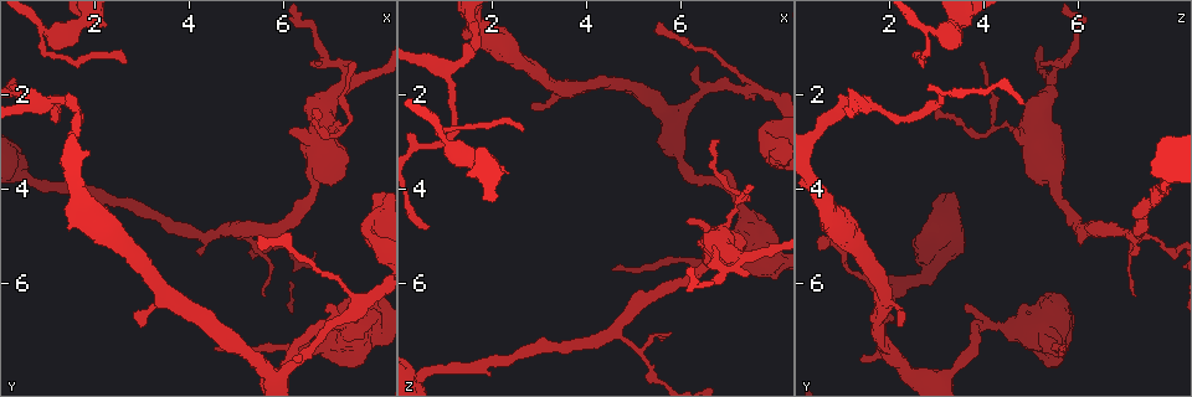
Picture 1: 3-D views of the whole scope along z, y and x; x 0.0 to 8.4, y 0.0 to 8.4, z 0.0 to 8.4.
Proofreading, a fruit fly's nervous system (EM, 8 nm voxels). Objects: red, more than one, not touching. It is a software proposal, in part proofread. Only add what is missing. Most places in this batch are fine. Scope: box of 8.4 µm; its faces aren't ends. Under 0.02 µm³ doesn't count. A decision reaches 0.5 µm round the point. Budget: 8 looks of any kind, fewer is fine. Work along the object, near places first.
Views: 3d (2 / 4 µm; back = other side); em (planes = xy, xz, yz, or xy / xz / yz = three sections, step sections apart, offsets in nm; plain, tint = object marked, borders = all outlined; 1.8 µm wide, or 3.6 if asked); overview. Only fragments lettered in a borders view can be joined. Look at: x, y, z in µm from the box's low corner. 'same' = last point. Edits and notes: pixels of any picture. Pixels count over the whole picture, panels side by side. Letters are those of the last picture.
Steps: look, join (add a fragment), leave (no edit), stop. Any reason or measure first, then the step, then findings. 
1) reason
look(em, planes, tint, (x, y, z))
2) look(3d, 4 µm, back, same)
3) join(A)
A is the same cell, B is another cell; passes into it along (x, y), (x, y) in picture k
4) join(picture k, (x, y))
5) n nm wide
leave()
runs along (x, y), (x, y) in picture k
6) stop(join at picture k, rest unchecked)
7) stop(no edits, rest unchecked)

thin end
look(3d, 2 µm, (6.80, 2.45, 2.95))

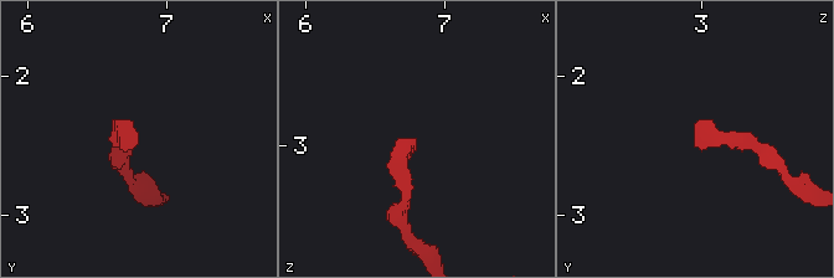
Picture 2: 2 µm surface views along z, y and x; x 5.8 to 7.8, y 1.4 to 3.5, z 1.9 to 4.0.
look(em, xy, step 4, tint, (6.78, 2.46, 2.96))

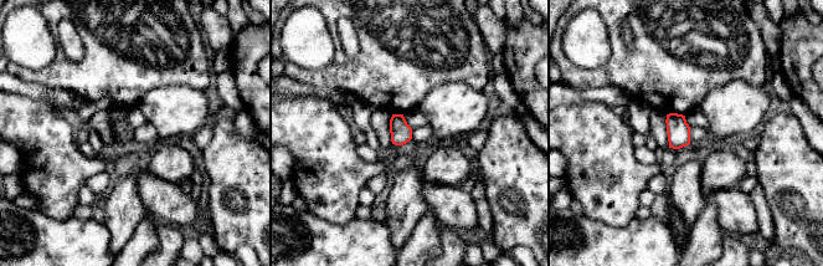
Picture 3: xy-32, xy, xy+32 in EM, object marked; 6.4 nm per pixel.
another direction
look(em, planes, borders, same)

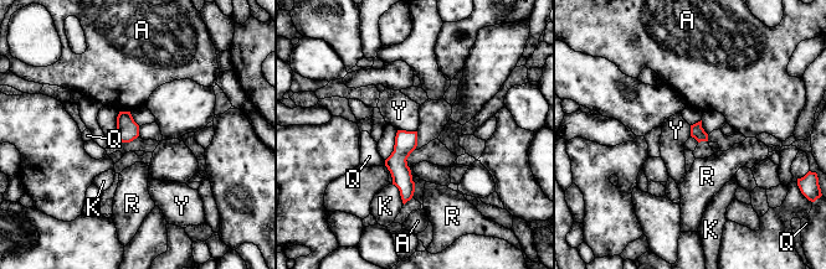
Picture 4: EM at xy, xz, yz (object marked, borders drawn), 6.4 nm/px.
90 nm wide
leave()
A, K, Q, R and Y are other cells; border along (398, 129), (416, 132) in picture 4; none of them fits

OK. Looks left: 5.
thin end
look(em, xz, step 4, tint, (6.65, 1.35, 5.15))

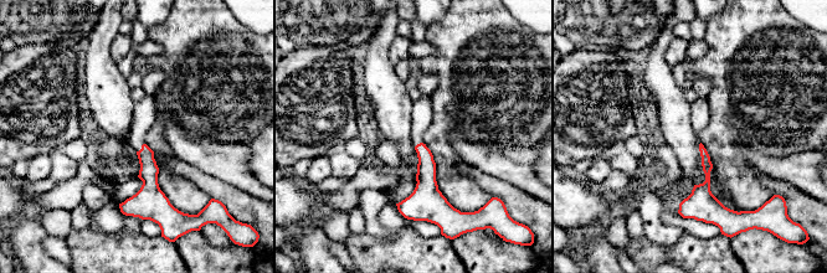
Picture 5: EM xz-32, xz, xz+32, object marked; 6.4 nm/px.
look(em, planes, borders, same)

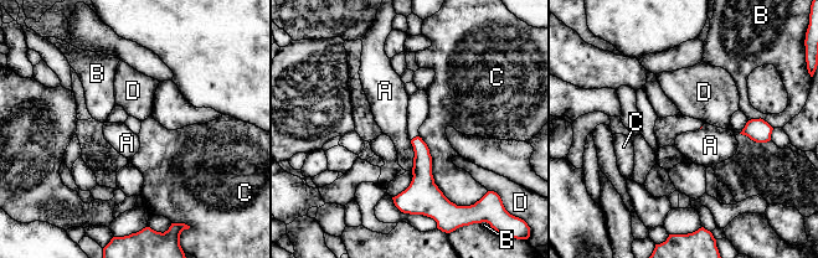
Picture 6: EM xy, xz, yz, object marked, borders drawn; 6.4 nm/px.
leave()
A, B, C and D are other cells; border along (410, 140), (413, 148), (412, 171) in picture 6; none of them fits

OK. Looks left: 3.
look(3d, 2 µm, back, (5.60, 7.70, 2.30))

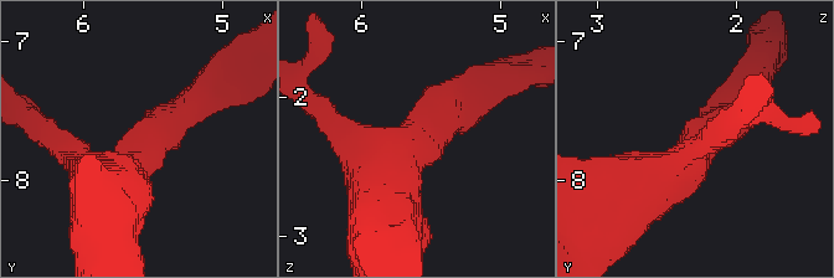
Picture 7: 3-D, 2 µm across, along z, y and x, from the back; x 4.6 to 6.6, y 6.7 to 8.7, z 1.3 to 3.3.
3 arms; arms of 200, 280, 550 nm
look(em, yz, step 16, tint, (5.54, 7.74, 2.26))

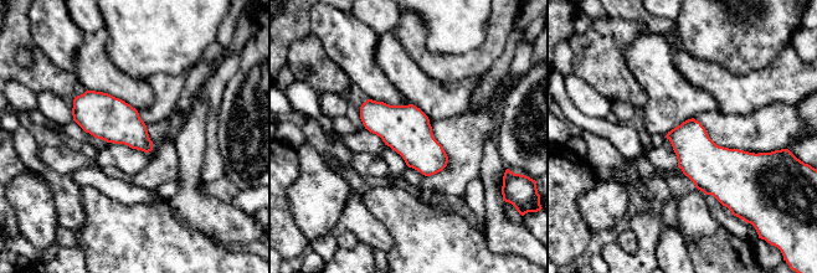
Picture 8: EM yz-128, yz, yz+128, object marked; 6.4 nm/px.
cut it another way
look(em, xz, step 4, borders, same)

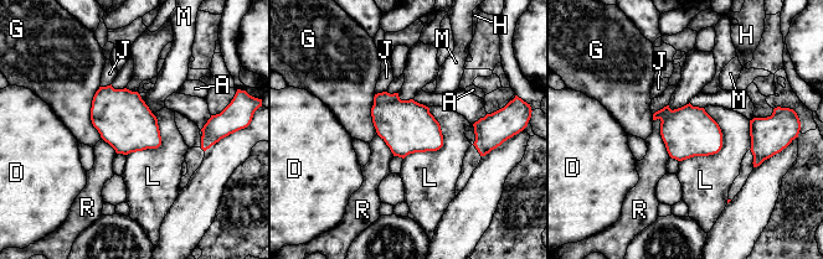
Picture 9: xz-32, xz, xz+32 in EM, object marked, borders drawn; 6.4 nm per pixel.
leave()
A, D, G, H, J, L, M and R are other cells; border along (657, 118), (670, 156) in picture 9; no lettered fragment goes on from it

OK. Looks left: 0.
stop(no edits, rest unchecked)

